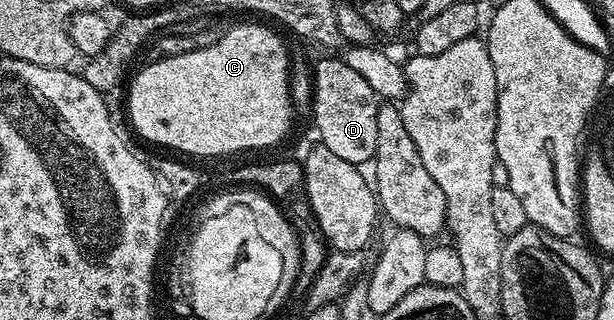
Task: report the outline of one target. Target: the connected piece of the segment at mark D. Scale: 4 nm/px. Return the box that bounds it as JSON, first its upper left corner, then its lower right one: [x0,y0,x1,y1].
[311,57,379,165]

